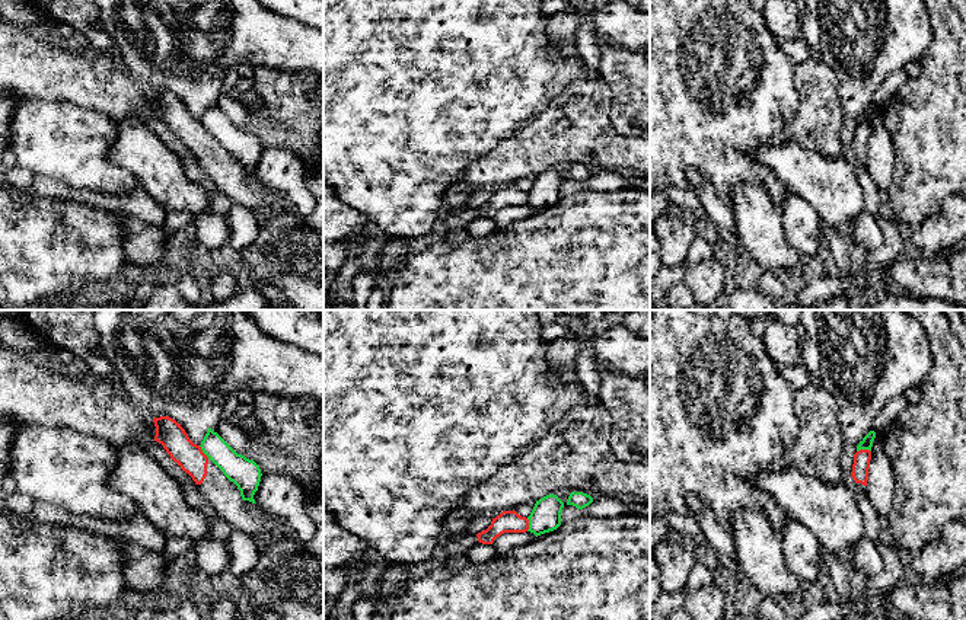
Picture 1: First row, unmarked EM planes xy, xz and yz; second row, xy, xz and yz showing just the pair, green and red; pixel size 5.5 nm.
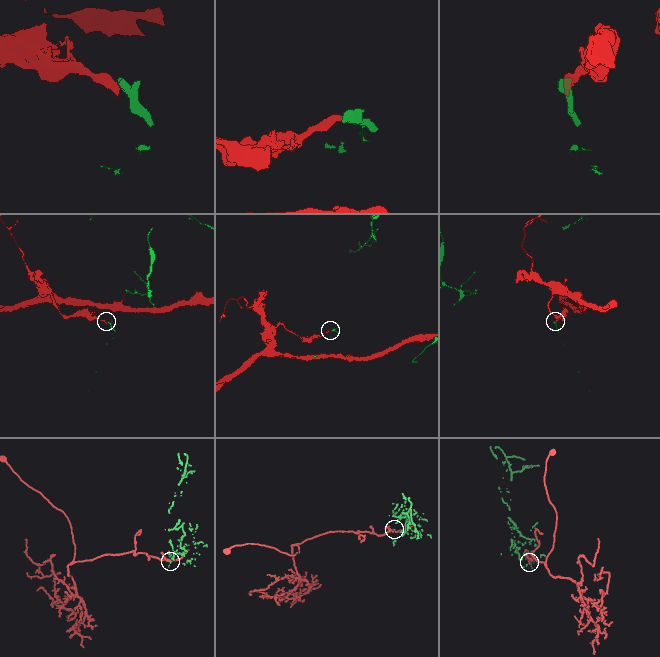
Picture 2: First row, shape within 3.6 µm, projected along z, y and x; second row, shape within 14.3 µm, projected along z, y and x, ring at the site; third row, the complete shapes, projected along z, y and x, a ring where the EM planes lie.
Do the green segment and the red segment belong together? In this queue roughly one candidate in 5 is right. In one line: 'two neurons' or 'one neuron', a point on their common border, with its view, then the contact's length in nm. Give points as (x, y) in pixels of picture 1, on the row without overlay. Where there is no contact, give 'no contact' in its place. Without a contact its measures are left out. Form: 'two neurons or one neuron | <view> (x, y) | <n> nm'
two neurons | xy (203, 125) | 100 nm

